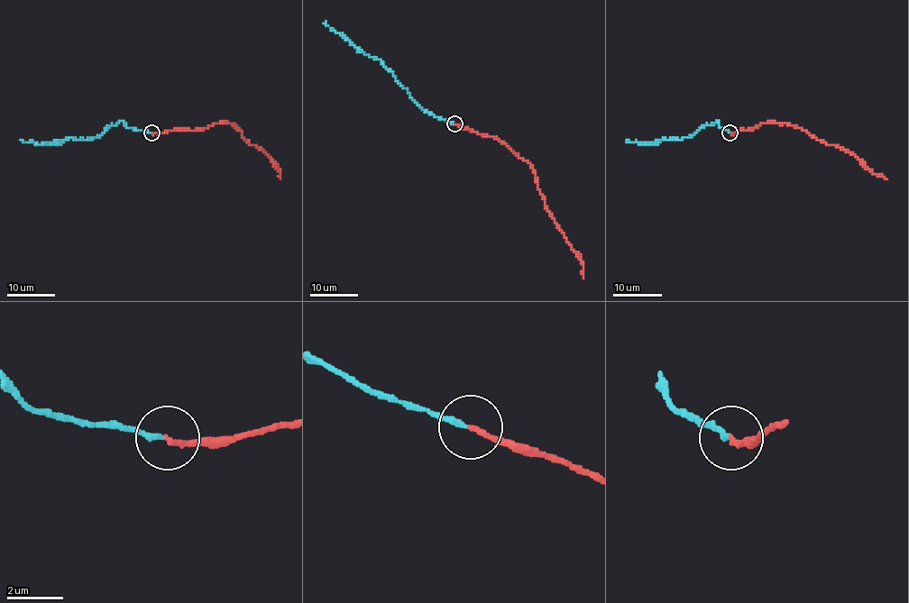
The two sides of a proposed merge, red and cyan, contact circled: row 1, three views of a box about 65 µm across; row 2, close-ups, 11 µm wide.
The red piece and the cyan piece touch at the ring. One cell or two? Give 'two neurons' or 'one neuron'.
one neuron

